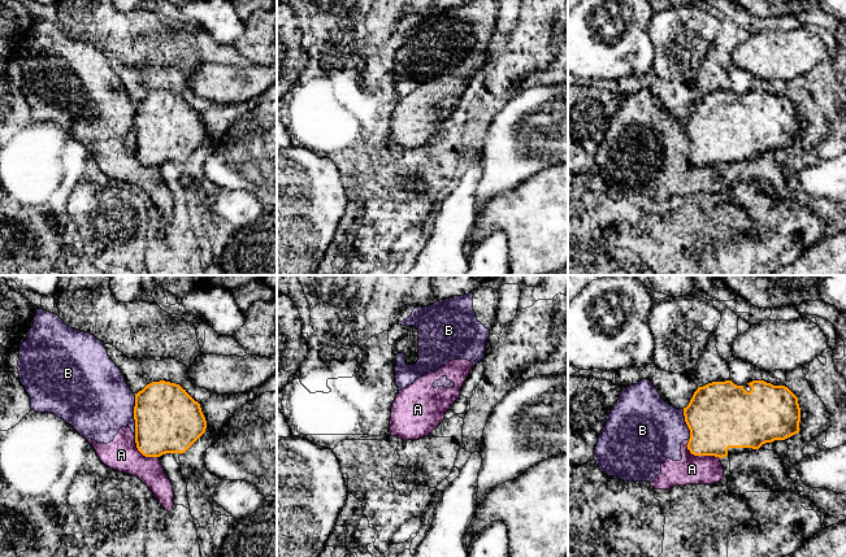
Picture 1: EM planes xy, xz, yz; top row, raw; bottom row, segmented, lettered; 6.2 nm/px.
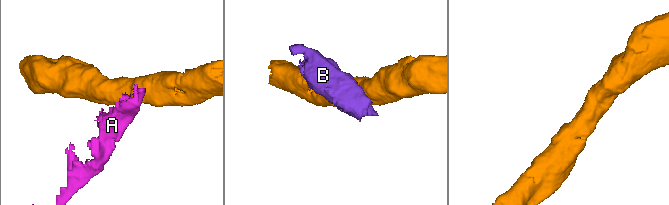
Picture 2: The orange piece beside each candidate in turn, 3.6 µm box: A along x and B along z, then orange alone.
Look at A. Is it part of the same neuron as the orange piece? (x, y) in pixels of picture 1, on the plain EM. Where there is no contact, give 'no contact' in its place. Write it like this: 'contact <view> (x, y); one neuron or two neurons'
contact yz (702, 164); two neurons

